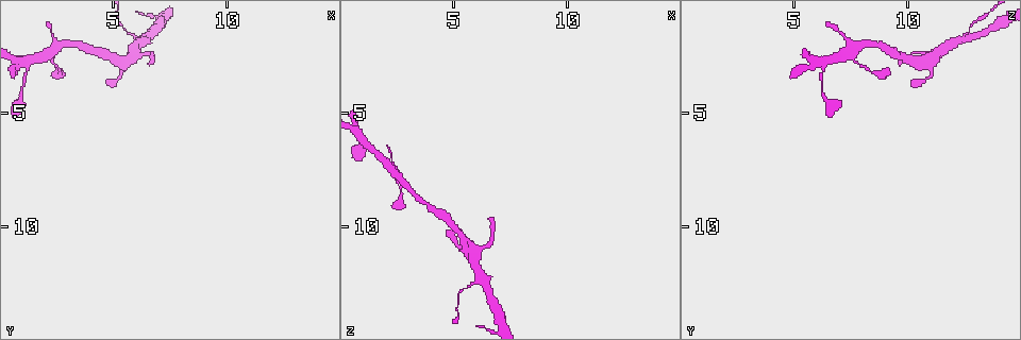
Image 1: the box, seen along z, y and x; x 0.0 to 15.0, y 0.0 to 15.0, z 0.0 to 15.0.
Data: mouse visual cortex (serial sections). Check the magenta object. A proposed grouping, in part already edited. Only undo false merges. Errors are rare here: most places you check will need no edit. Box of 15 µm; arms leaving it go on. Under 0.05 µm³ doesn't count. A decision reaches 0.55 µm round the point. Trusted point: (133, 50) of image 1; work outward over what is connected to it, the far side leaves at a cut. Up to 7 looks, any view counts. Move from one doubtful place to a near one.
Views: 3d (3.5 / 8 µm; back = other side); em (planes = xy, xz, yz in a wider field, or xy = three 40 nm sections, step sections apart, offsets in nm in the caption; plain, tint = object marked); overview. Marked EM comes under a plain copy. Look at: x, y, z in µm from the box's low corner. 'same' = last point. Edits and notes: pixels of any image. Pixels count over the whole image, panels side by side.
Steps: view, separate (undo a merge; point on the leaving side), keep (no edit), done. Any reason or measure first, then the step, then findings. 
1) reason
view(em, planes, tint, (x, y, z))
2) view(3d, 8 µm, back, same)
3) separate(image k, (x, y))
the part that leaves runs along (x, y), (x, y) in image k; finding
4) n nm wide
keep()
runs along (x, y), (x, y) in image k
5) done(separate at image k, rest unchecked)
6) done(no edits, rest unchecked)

calibre changes
view(3d, 8 µm, (6.0, 1.6, 12.5))

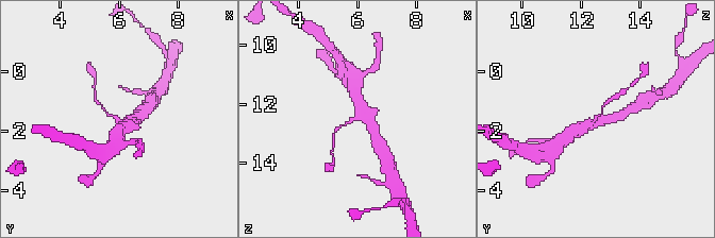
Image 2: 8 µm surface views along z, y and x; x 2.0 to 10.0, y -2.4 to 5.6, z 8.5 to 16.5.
zoom in
view(3d, 3.5 µm, (5.9, 1.6, 12.6))

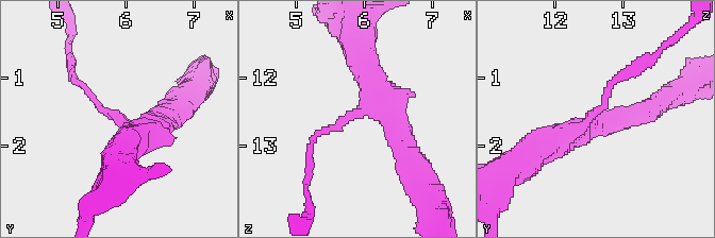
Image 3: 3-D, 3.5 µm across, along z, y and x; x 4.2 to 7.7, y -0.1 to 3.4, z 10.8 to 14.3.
keep()
runs along (536, 149), (580, 129), (618, 80) in image 3; continuous, no second cell

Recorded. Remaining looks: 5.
side arm on a straight run
view(3d, 3.5 µm, (2.2, 2.3, 7.5))

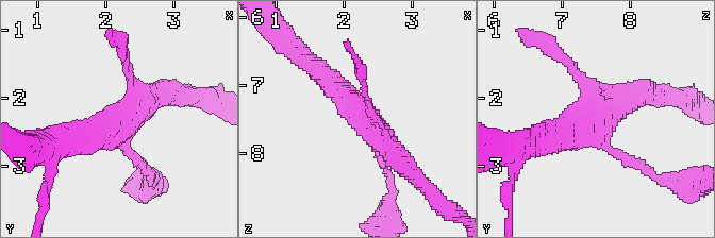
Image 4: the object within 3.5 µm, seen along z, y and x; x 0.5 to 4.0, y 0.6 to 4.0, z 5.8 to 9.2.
need the tissue
view(em, xy, step 3, tint, (2.30, 2.35, 7.50))

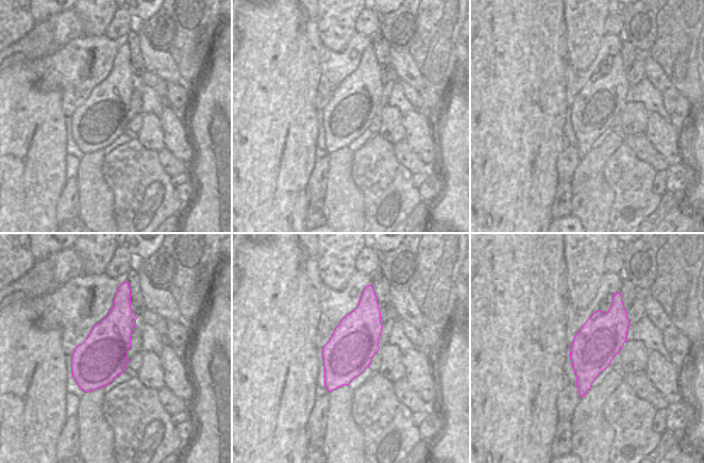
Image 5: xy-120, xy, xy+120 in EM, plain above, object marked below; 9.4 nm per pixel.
keep()
runs along (405, 165), (317, 69) in image 4; continuous, no second cell

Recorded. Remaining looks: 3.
calibre changes
view(3d, 3.5 µm, (1.1, 3.7, 6.3))

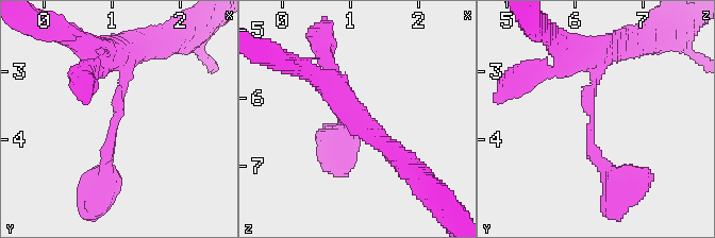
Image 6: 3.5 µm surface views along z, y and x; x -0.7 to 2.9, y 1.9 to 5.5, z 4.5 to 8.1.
now the EM
view(em, xy, step 3, tint, (1.10, 3.75, 6.20))

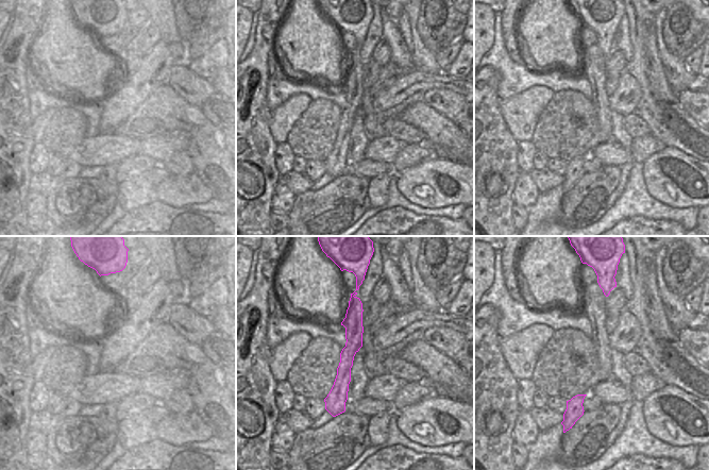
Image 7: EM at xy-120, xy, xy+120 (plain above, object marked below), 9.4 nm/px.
arms of 200, 200 nm
keep()
runs along (352, 300), (353, 345), (339, 408) in image 7; continuous, no second cell

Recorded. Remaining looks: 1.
done(no edits, rest unchecked)

